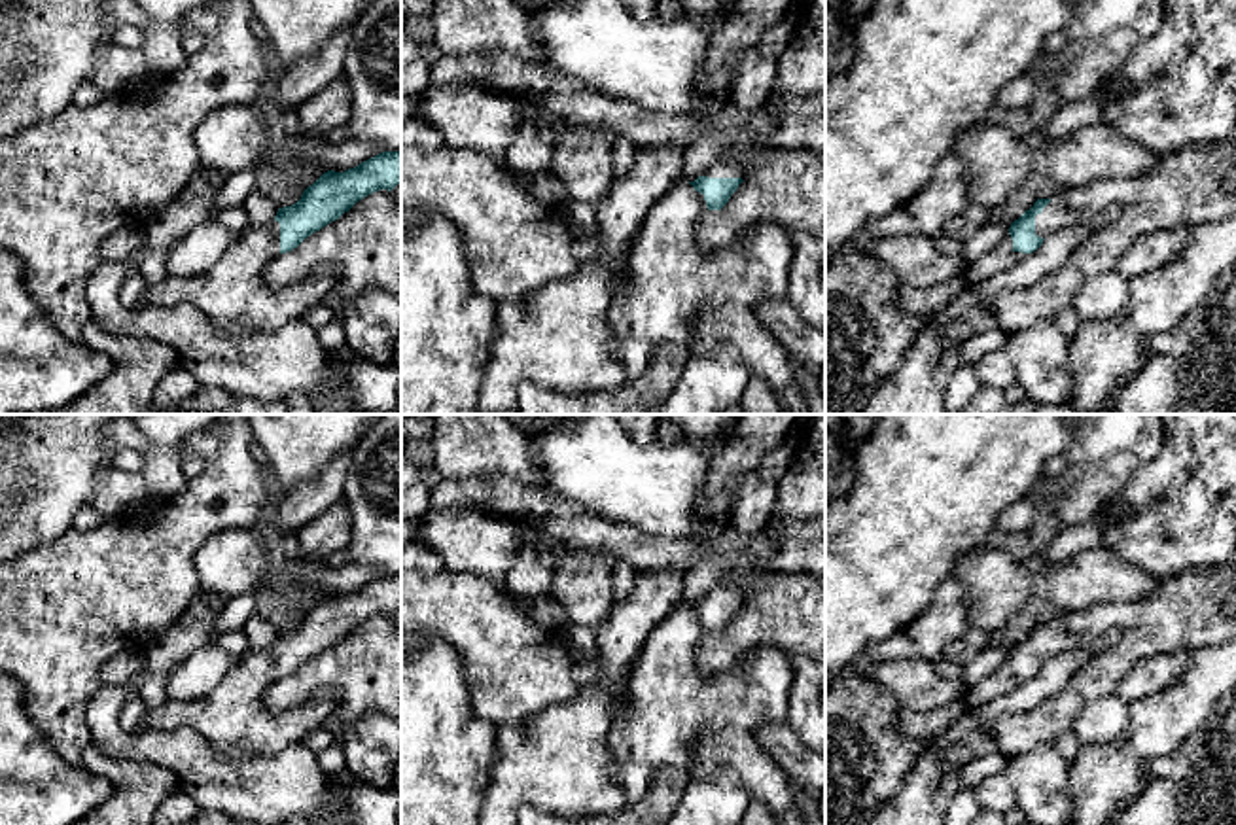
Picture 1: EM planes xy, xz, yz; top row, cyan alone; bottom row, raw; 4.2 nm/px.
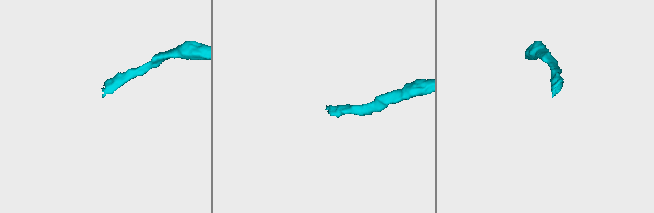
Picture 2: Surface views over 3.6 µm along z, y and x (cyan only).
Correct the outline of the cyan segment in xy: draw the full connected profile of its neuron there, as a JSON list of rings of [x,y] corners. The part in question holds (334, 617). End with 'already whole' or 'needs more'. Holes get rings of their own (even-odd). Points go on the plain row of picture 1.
[[[382,575],[344,596],[327,594],[301,623],[278,632],[273,645],[248,649],[221,683],[203,698],[167,700],[148,710],[144,728],[189,727],[214,746],[242,755],[278,753],[326,727],[339,706],[337,689],[322,689],[280,711],[263,708],[263,693],[307,660],[339,643],[363,621],[401,607],[401,575]]]; needs more

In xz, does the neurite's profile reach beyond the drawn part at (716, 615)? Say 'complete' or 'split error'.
split error

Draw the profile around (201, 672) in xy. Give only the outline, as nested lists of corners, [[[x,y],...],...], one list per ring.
[[[206,643],[172,670],[167,681],[168,700],[206,696],[237,664],[237,655],[223,651],[216,643]]]

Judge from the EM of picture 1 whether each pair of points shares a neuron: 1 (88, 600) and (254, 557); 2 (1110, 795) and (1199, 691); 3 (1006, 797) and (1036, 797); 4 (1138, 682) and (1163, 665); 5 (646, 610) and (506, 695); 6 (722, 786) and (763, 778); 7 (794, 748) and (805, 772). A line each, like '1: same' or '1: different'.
1: different
2: same
3: different
4: same
5: different
6: different
7: same

